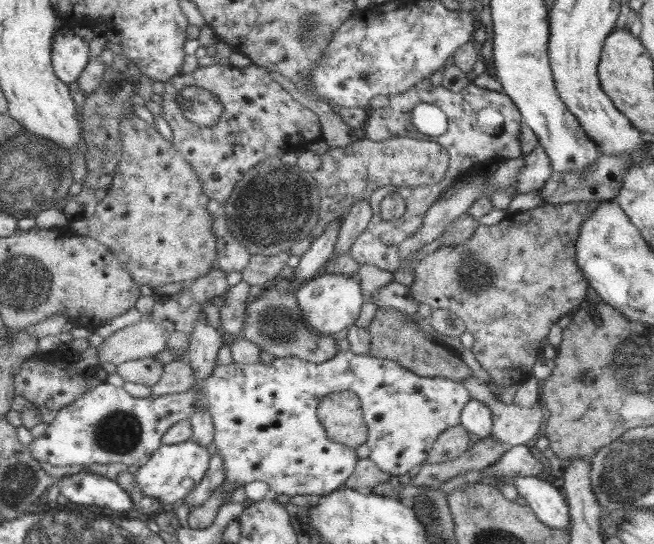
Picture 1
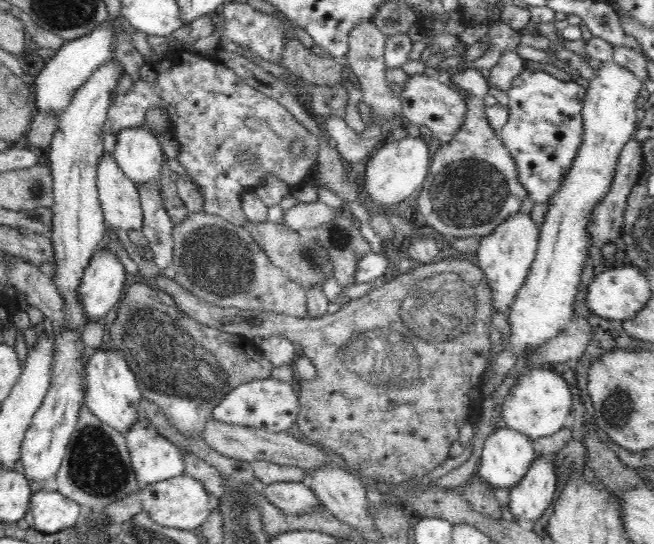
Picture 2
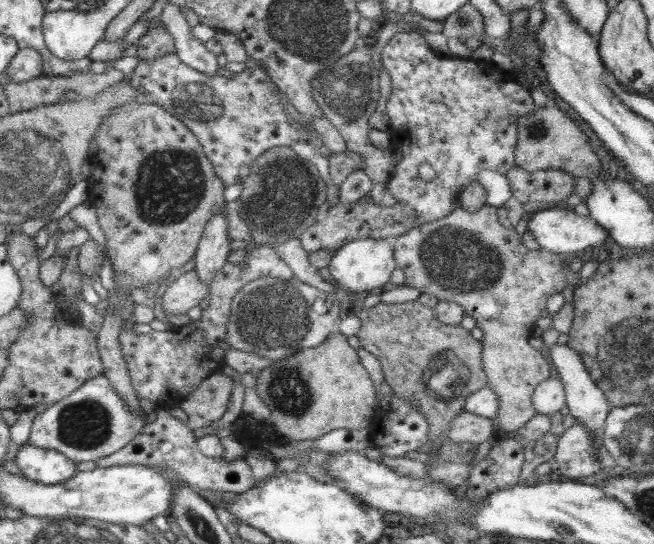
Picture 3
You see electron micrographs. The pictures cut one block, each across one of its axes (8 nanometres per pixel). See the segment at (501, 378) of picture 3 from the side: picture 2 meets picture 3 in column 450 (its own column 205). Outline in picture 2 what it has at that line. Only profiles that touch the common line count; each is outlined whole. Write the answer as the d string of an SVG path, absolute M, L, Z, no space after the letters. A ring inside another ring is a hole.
M190 211L180 224L174 225L173 240L175 248L172 267L176 270L174 280L198 299L221 308L261 311L295 318L309 317L304 287L293 282L288 272L277 268L269 260L244 226L232 224L221 216L204 211Z

